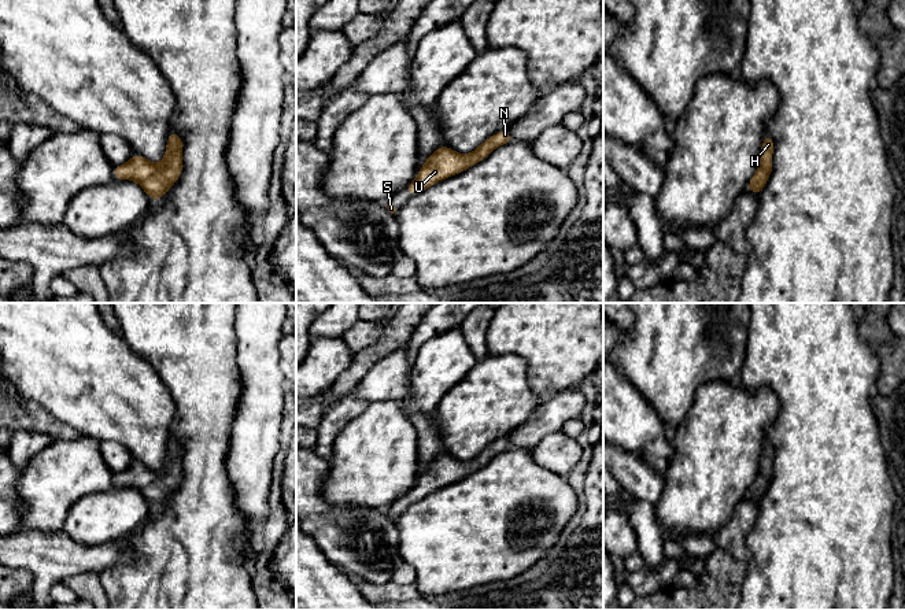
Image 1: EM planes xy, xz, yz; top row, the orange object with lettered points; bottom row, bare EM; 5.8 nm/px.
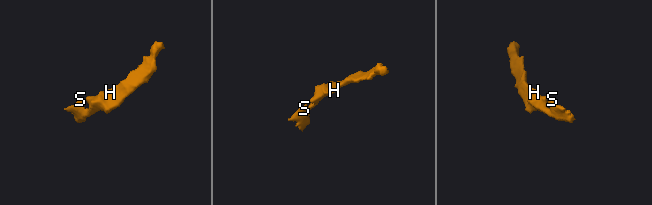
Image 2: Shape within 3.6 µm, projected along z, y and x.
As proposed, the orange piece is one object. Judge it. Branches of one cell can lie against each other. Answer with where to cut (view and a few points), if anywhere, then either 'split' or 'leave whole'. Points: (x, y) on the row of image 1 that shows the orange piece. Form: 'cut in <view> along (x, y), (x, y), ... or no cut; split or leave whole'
no cut; leave whole

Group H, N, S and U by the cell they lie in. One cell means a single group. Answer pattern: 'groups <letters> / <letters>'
groups H N S U

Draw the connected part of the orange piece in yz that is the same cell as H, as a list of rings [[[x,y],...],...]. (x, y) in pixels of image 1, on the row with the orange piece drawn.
[[[767,133],[762,136],[762,145],[758,158],[758,169],[750,178],[746,189],[758,196],[765,188],[768,178],[773,169],[772,152],[775,149],[775,140]]]

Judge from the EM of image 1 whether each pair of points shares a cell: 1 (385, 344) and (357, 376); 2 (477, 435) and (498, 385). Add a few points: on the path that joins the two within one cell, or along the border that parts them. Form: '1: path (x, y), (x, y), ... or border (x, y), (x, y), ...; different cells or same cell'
1: path (377, 351), (359, 368); same cell
2: path (477, 422), (477, 413), (492, 398); same cell

